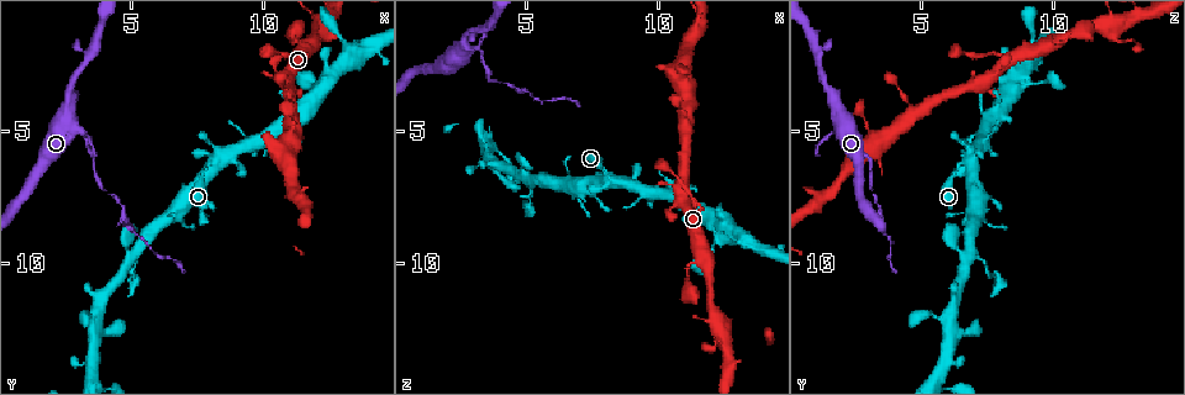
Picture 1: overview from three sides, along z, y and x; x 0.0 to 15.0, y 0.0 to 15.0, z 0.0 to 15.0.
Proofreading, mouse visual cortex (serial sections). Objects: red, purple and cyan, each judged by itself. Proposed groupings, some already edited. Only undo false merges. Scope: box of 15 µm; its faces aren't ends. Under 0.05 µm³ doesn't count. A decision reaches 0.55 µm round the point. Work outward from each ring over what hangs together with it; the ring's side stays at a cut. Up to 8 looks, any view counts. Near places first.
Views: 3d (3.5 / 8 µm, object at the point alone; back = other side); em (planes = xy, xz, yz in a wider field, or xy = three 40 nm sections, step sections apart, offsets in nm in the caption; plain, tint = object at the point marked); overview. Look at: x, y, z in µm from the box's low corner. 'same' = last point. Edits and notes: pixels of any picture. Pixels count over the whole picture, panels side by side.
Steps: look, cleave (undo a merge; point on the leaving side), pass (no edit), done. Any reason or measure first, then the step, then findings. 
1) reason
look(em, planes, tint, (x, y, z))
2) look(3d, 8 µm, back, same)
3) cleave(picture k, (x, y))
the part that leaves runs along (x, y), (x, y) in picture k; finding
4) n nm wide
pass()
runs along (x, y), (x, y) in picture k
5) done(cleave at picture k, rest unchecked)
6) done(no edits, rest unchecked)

thick turns thin
look(em, planes, tint, (3.1, 5.0, 1.9))

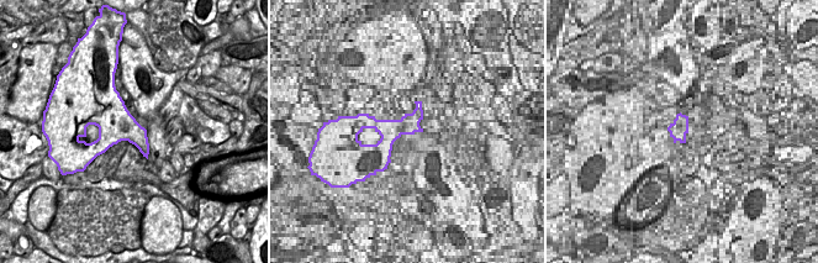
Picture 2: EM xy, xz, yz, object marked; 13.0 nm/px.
wider look
look(3d, 3.5 µm, same)

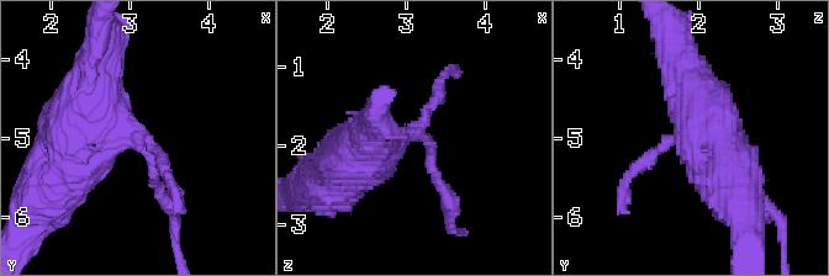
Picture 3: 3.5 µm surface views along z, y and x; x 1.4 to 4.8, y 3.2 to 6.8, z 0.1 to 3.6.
cleave(picture 3, (158, 195))
two cells meet here

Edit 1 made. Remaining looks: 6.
thick turns thin
look(3d, 8 µm, (5.1, 10.3, 7.5))

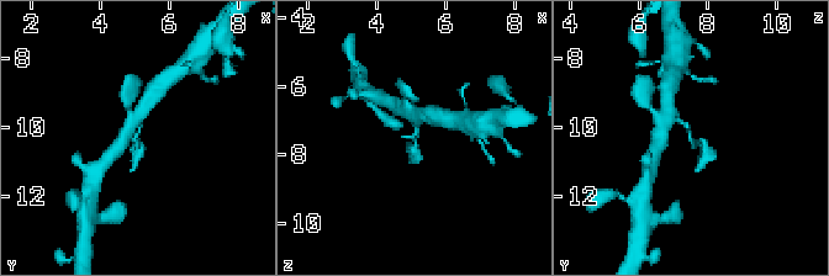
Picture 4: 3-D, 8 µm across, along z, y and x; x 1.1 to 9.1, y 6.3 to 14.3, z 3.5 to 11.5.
arms of 250, 250 nm; now the EM
look(em, xy, step 5, tint, (5.2, 10.2, 7.5))

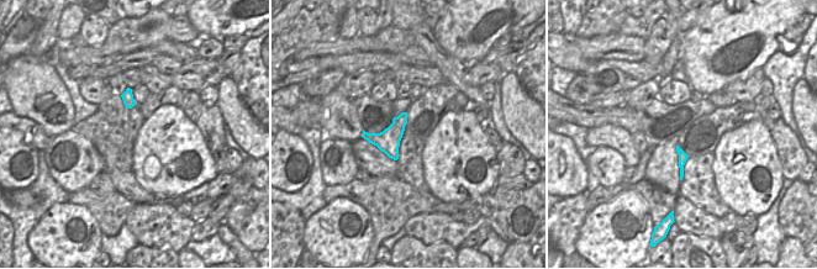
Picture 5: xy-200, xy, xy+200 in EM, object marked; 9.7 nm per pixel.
220 nm wide
pass()
runs along (670, 107), (690, 137), (706, 147), (706, 159) in picture 4; all the same cell

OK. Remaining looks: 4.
sudden change in width
look(3d, 3.5 µm, (3.3, 12.0, 5.1))

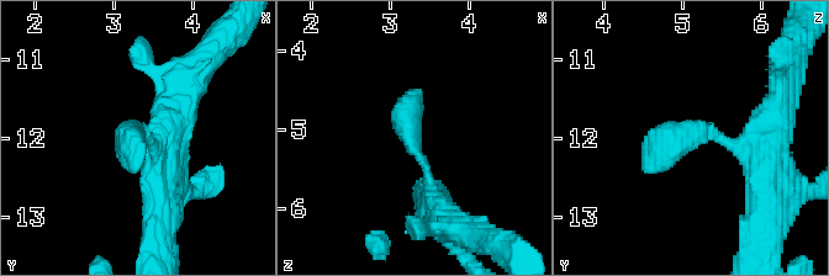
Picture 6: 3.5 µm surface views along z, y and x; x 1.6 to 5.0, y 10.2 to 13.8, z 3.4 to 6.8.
need the tissue
look(em, planes, tint, (3.30, 12.00, 5.05))

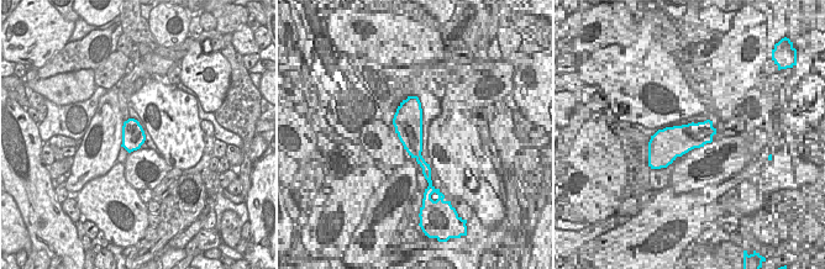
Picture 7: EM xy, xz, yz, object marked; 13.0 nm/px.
pass()
all the same cell

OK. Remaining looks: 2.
done(cleave at picture 3, rest unchecked)

